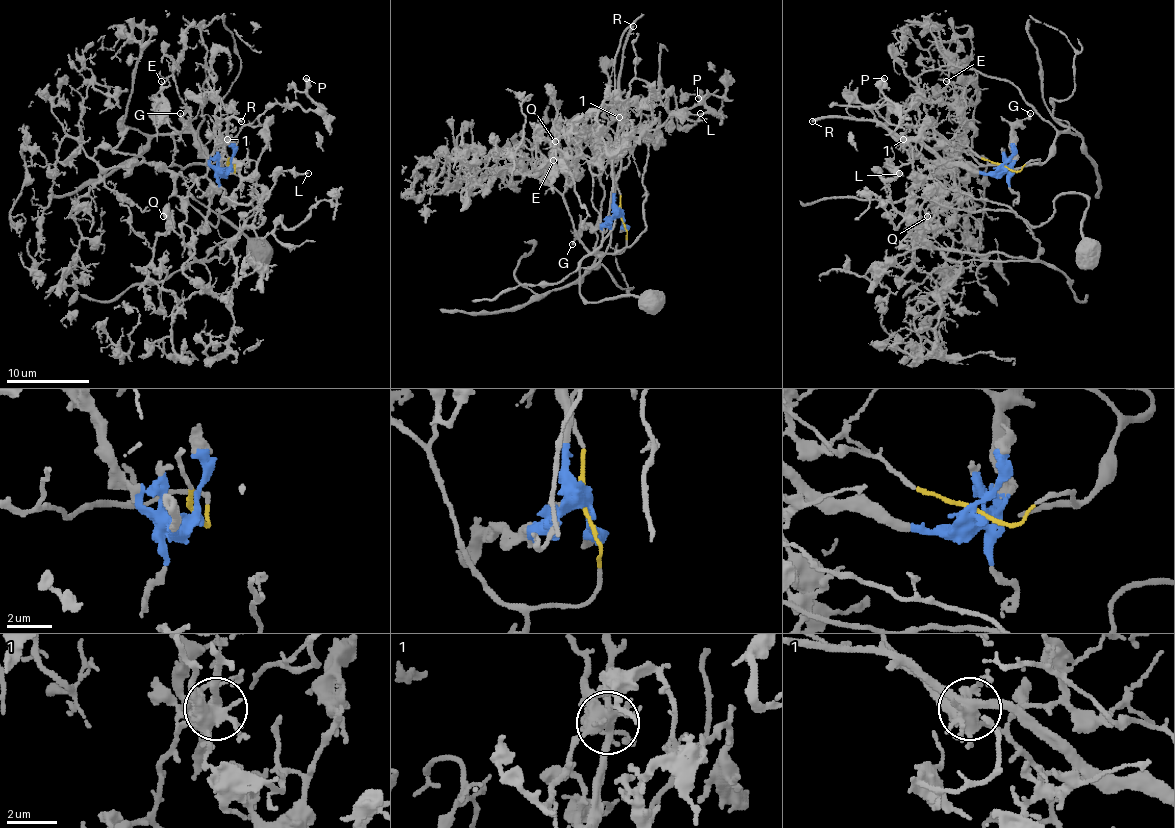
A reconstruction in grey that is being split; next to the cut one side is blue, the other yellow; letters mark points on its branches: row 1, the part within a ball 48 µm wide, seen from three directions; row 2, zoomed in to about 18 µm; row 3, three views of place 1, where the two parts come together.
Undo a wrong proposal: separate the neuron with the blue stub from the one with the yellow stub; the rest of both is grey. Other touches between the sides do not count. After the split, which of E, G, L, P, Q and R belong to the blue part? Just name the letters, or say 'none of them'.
G, R

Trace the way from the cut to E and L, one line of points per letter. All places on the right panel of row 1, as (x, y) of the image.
E: (1005, 167), (1019, 171), (1040, 158), (978, 163), (915, 131), (919, 102), (955, 100), (947, 81)
L: (1005, 167), (1040, 158), (951, 167), (926, 210), (944, 298), (965, 260), (1024, 260), (938, 250), (899, 173)

